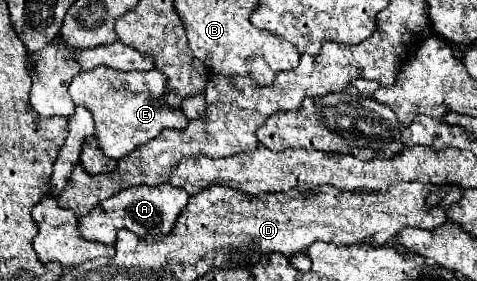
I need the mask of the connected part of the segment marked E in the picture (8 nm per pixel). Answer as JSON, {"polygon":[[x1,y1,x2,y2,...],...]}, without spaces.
{"polygon":[[98,66,88,72,80,72,70,82,70,96,74,104,86,106,96,122,96,140,100,142,102,152,120,160,128,156,136,146,156,138,164,128,184,130,188,118,180,106,172,108,160,96,166,92,166,76,158,70,148,72,120,72,106,66]]}

